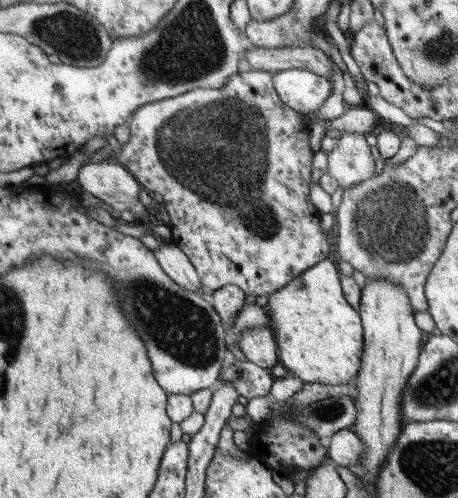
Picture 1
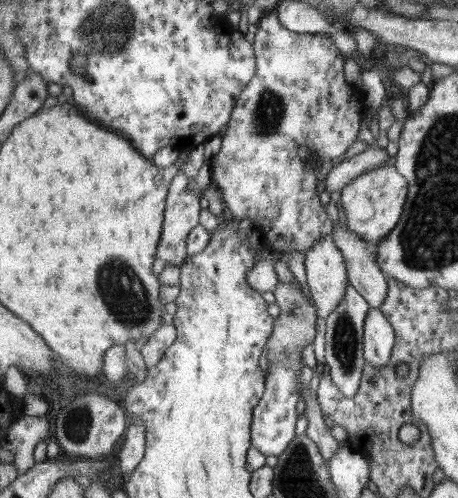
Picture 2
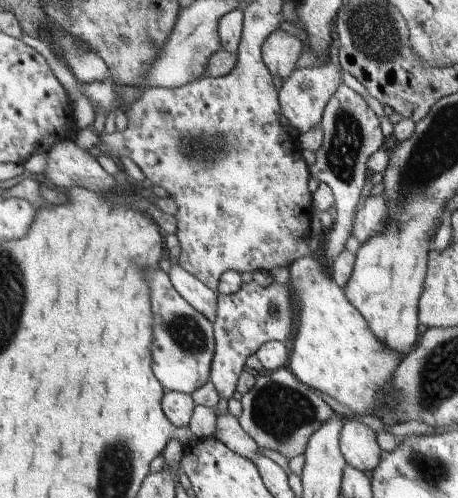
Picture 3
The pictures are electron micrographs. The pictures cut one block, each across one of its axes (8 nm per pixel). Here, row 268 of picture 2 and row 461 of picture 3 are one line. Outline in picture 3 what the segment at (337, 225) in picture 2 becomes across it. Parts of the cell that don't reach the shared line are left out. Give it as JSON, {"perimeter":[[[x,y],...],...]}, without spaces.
{"perimeter":[[[351,418],[343,420],[339,430],[339,452],[347,466],[363,474],[373,472],[383,456],[377,446],[377,434],[369,426]]]}

